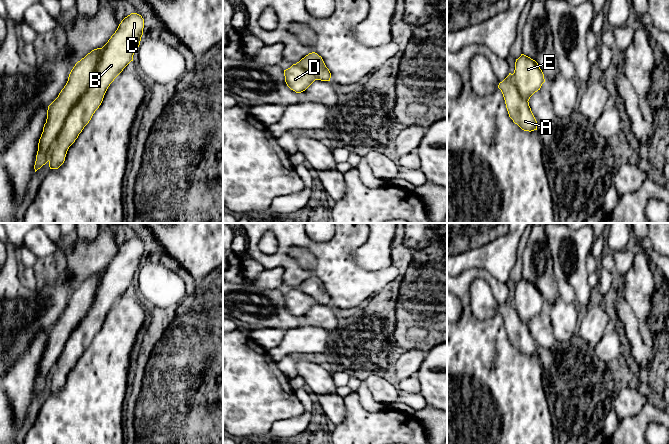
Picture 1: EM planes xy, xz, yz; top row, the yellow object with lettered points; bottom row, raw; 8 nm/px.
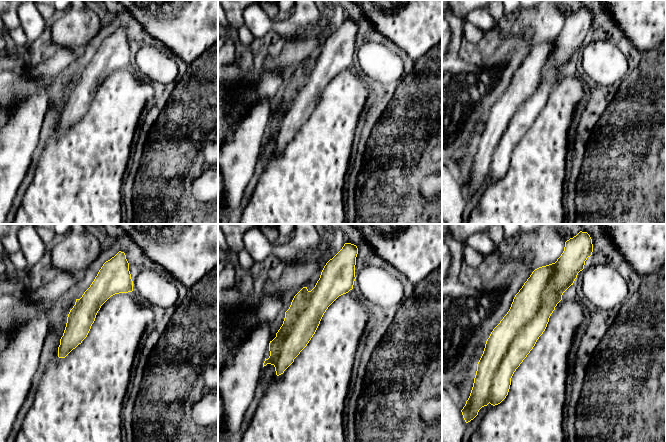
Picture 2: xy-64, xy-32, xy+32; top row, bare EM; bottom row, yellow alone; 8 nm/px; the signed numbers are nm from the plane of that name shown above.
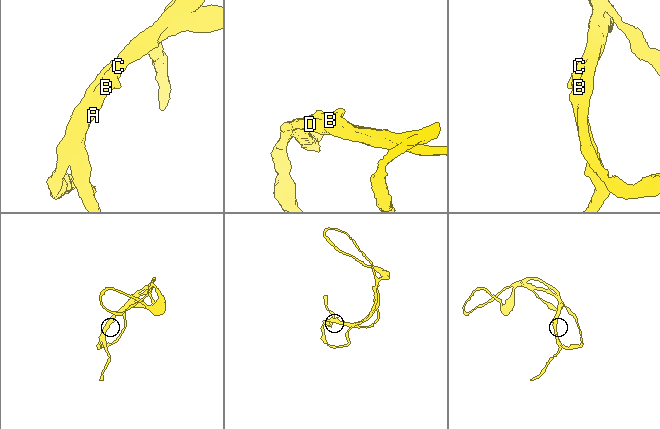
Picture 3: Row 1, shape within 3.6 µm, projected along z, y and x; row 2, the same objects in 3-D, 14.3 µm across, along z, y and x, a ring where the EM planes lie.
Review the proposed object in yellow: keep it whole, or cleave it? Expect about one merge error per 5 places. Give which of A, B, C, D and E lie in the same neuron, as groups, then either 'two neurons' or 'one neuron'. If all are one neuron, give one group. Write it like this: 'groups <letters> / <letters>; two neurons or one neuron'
groups A B C D E; one neuron

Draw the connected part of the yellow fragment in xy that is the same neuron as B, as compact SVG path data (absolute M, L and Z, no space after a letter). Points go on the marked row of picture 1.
M131 13L102 48L92 50L75 64L66 85L48 106L35 172L47 162L50 169L64 163L69 147L101 105L110 84L133 61L143 28L142 16Z

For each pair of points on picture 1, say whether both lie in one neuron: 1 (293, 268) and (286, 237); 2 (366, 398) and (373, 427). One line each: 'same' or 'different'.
1: same
2: different

